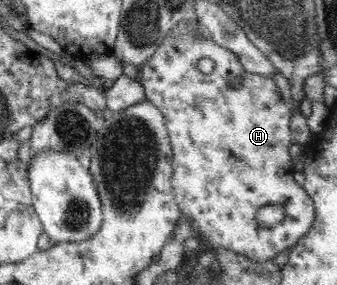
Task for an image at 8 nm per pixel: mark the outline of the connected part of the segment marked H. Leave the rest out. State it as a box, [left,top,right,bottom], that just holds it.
[138,20,316,261]

